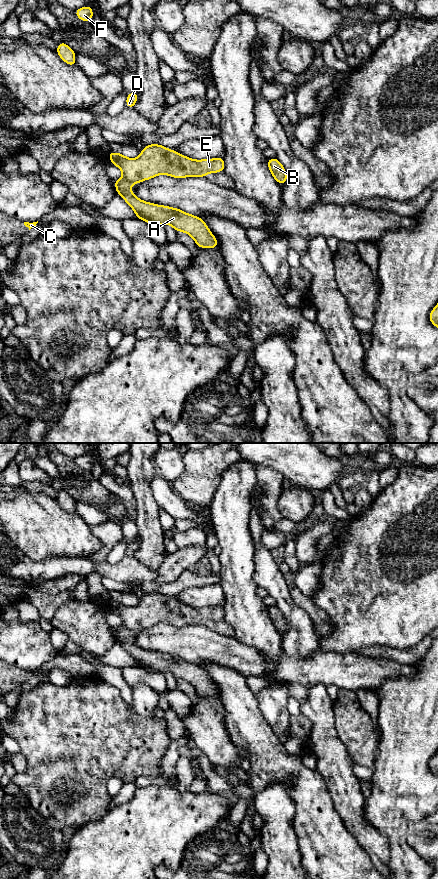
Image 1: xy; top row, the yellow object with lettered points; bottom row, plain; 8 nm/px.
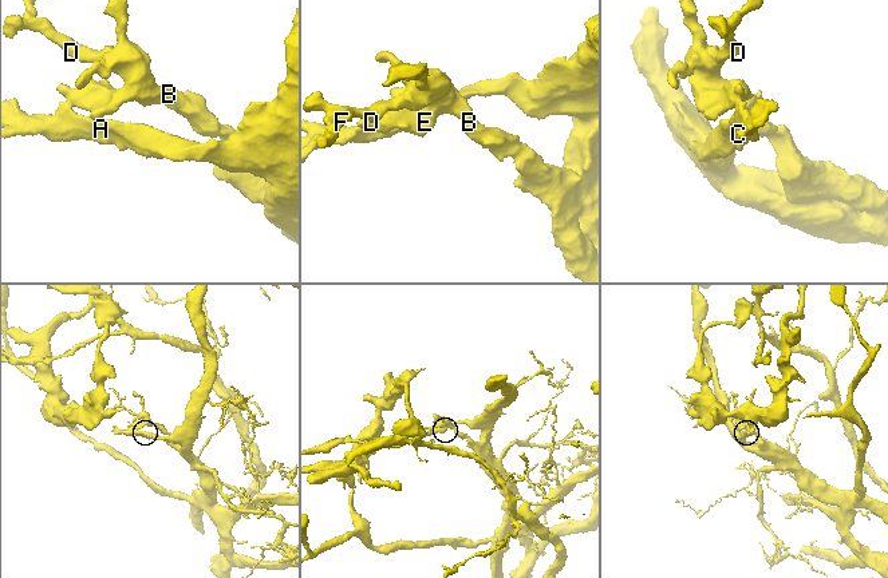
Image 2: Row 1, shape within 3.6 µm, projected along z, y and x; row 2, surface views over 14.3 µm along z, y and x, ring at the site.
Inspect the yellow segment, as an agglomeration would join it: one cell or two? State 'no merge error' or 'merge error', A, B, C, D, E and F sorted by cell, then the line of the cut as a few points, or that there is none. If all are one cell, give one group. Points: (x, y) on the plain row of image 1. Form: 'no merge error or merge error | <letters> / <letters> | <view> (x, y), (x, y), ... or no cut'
merge error | A C / B D E F | xy (123, 625), (133, 631)

